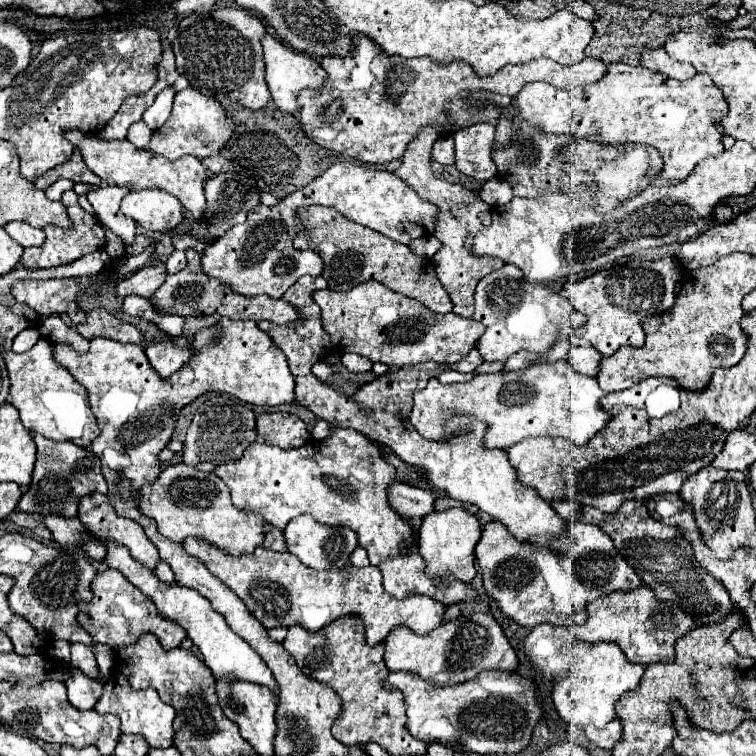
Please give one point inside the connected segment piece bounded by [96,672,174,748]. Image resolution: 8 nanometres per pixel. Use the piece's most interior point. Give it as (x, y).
(141, 711)

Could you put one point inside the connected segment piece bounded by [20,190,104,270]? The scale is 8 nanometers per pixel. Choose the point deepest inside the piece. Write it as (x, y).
(85, 235)

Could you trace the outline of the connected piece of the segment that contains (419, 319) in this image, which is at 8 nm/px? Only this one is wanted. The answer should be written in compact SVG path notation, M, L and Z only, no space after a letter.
M374 280L362 282L348 292L332 292L326 288L326 290L316 290L312 296L322 310L322 326L330 334L332 348L338 354L356 352L356 354L370 358L372 362L384 362L392 368L394 366L400 368L406 364L420 364L420 362L428 362L428 360L434 360L438 364L460 362L476 346L478 338L484 334L484 326L472 318L462 318L454 312L436 314L436 312L428 310L422 302L408 298L404 294L392 292Z

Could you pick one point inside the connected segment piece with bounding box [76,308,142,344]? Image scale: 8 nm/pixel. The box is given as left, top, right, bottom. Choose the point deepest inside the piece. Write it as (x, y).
(100, 323)

